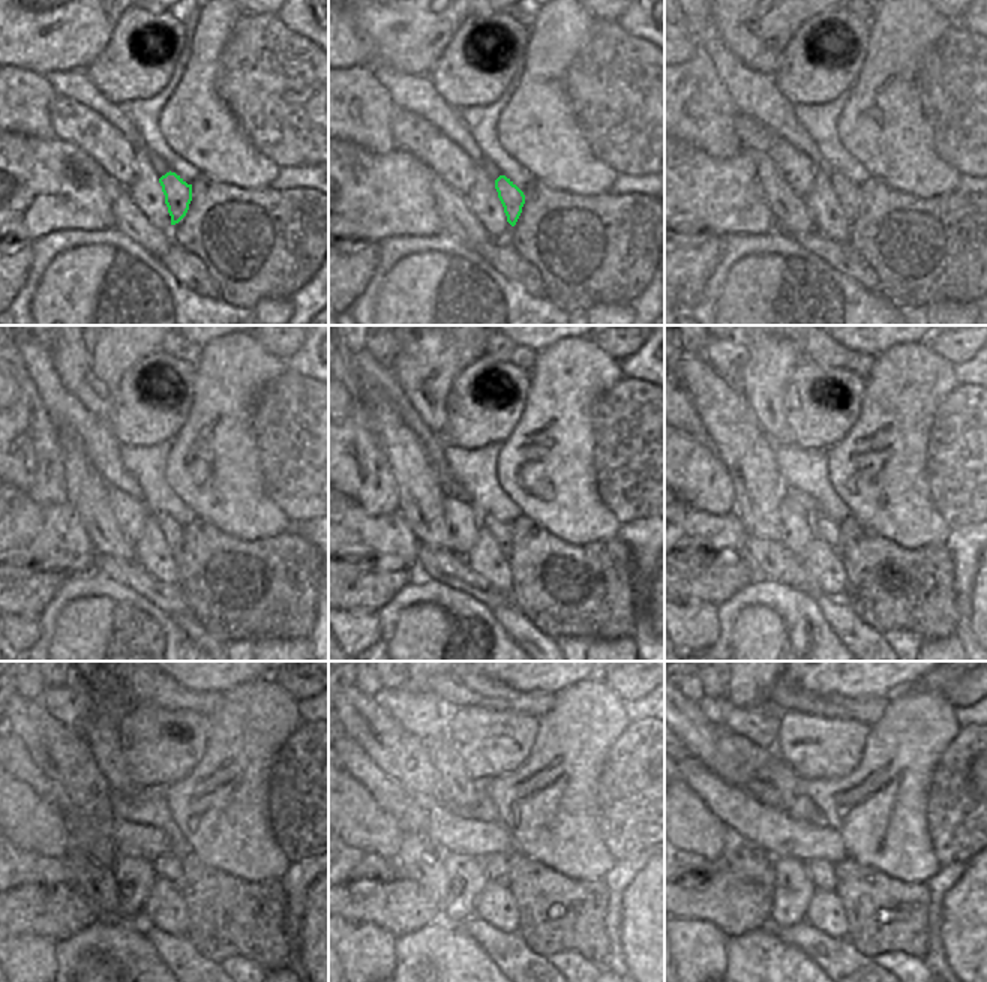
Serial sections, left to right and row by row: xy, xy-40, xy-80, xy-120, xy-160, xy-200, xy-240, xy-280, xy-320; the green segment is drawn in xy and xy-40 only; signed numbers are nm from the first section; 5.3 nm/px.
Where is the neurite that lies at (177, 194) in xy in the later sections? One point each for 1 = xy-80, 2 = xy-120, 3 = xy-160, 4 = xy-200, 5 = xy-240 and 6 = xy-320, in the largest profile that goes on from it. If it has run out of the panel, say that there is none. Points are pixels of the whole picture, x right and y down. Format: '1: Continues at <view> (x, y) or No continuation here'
1: Continues at xy-80 (848, 195)
2: Continues at xy-120 (173, 531)
3: Continues at xy-160 (500, 531)
4: Continues at xy-200 (825, 528)
5: Continues at xy-240 (167, 867)
6: Continues at xy-320 (821, 871).

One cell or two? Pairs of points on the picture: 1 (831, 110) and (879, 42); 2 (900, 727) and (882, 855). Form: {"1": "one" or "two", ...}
{"1": "two", "2": "one"}

